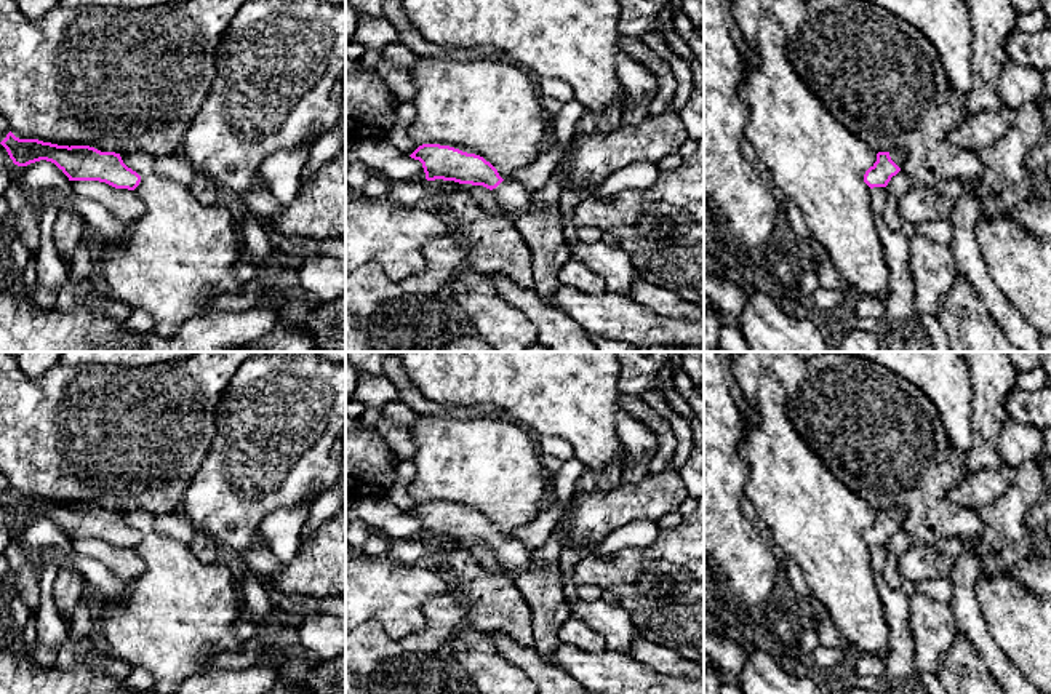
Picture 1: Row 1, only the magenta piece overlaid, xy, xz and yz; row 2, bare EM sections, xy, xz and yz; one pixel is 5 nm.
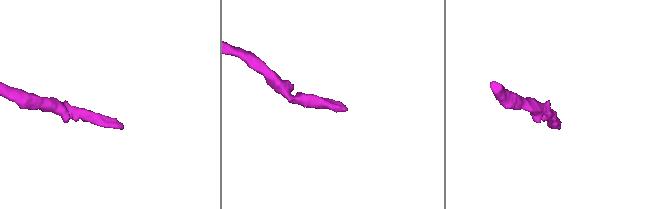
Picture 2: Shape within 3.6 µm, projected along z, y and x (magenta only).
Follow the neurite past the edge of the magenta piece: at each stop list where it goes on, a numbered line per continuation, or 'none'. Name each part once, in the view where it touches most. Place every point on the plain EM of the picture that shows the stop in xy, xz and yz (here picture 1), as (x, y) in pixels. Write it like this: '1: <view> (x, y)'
1: yz (898, 514)

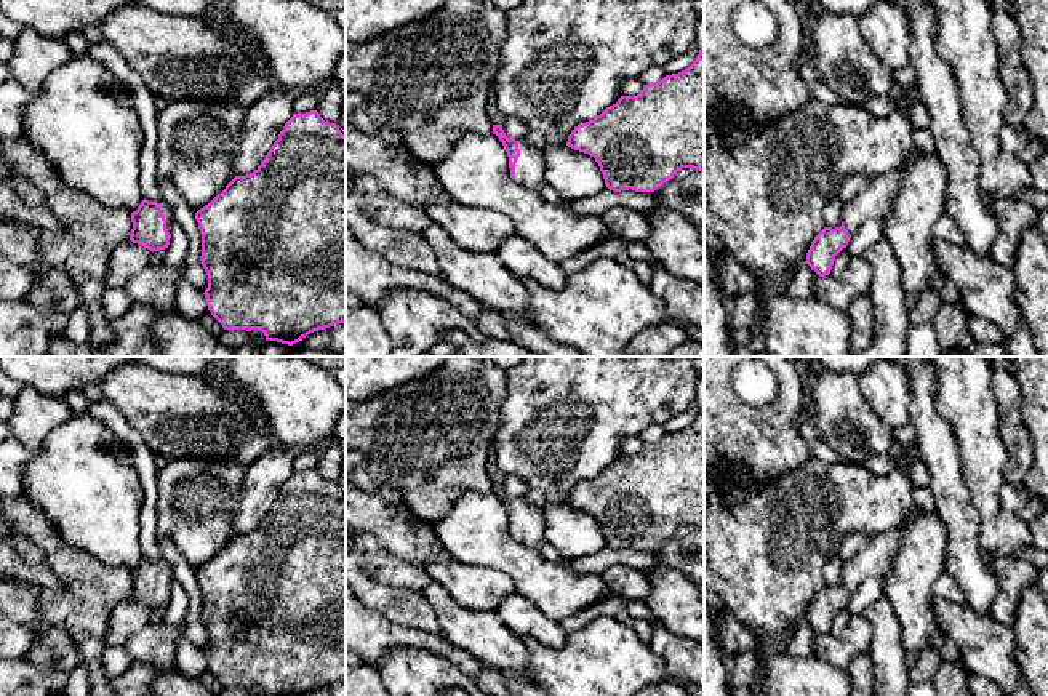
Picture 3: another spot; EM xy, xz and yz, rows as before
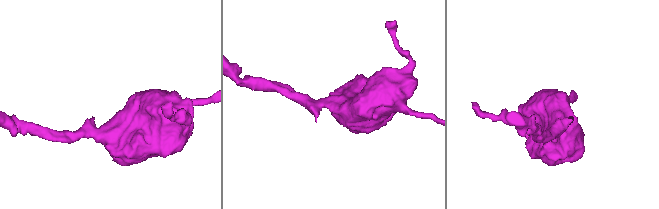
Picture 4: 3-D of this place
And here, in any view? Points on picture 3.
1: xz (530, 528)

